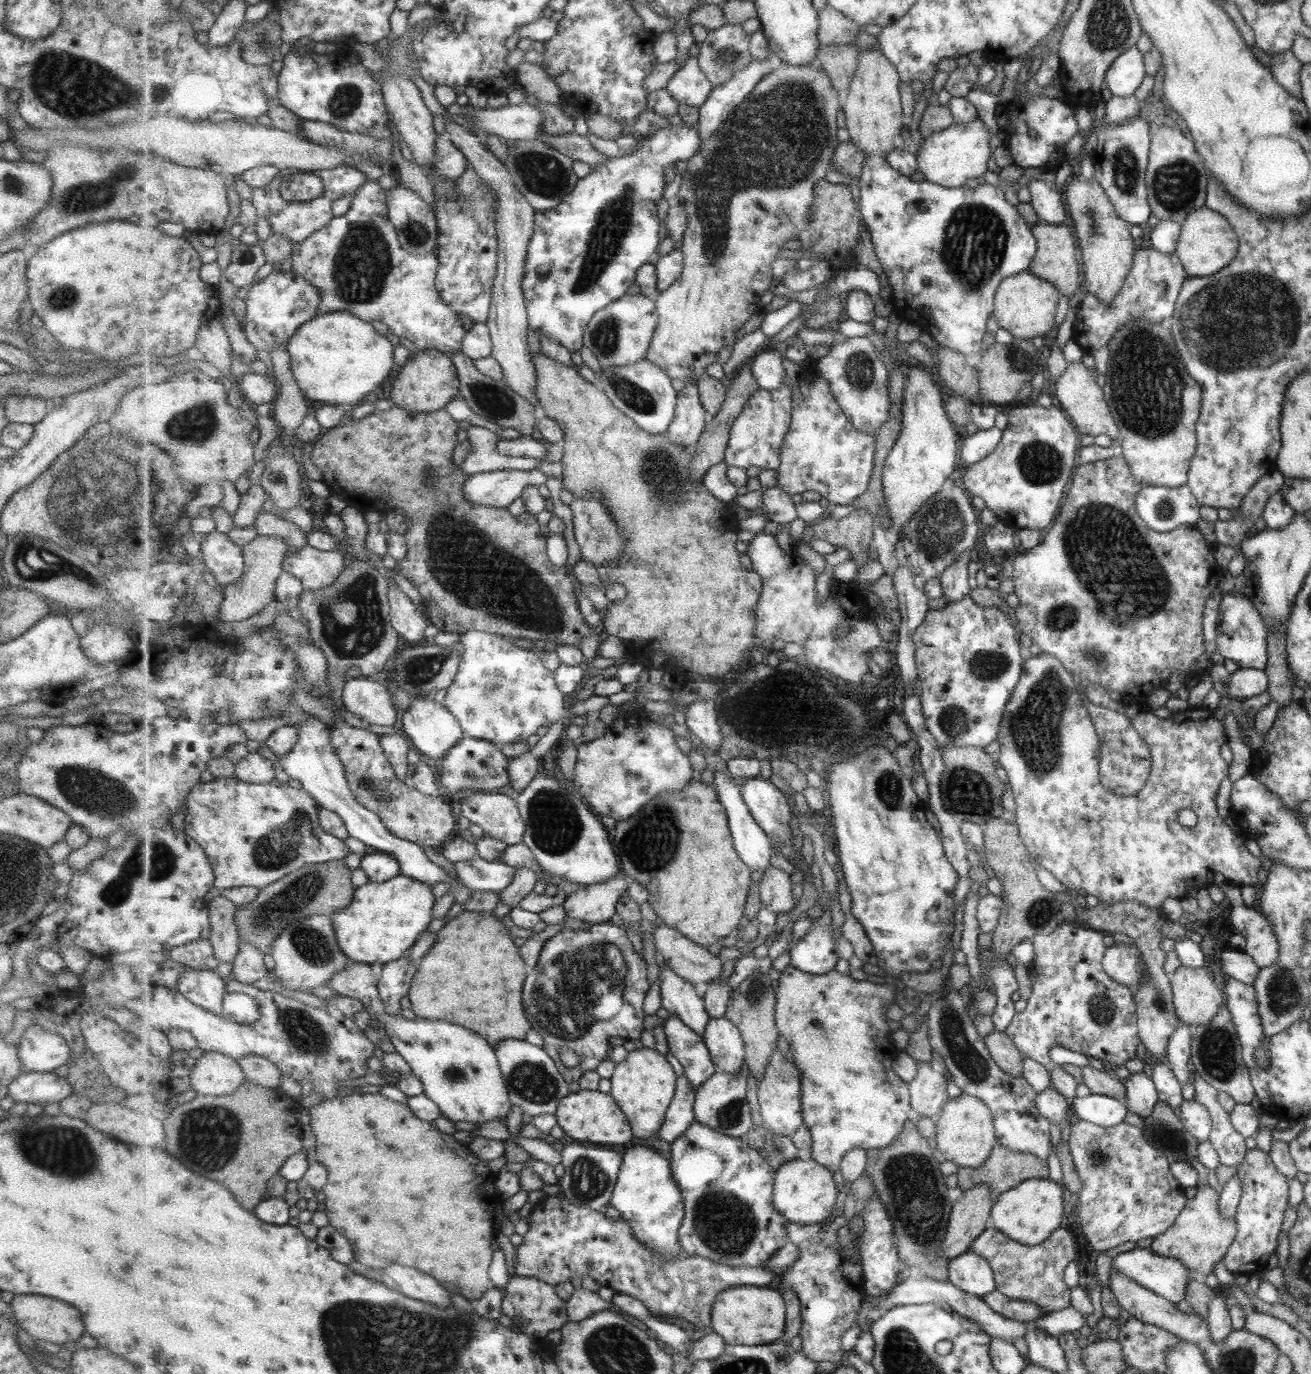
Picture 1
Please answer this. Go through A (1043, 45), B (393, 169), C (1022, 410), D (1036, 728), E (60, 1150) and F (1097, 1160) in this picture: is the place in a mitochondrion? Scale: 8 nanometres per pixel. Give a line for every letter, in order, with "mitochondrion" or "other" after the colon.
A: other
B: other
C: other
D: mitochondrion
E: mitochondrion
F: mitochondrion

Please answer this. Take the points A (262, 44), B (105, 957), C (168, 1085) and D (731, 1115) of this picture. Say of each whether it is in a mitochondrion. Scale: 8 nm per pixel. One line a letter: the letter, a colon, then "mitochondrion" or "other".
A: mitochondrion
B: other
C: other
D: mitochondrion

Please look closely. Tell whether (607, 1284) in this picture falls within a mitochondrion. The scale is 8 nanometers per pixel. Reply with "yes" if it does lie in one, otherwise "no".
no

